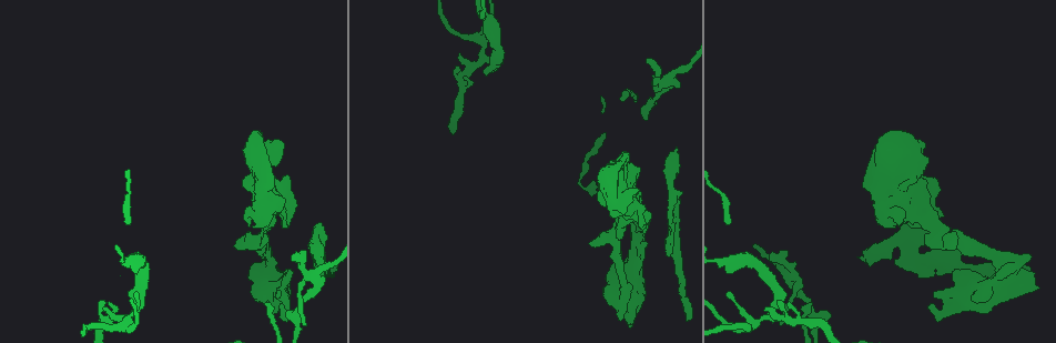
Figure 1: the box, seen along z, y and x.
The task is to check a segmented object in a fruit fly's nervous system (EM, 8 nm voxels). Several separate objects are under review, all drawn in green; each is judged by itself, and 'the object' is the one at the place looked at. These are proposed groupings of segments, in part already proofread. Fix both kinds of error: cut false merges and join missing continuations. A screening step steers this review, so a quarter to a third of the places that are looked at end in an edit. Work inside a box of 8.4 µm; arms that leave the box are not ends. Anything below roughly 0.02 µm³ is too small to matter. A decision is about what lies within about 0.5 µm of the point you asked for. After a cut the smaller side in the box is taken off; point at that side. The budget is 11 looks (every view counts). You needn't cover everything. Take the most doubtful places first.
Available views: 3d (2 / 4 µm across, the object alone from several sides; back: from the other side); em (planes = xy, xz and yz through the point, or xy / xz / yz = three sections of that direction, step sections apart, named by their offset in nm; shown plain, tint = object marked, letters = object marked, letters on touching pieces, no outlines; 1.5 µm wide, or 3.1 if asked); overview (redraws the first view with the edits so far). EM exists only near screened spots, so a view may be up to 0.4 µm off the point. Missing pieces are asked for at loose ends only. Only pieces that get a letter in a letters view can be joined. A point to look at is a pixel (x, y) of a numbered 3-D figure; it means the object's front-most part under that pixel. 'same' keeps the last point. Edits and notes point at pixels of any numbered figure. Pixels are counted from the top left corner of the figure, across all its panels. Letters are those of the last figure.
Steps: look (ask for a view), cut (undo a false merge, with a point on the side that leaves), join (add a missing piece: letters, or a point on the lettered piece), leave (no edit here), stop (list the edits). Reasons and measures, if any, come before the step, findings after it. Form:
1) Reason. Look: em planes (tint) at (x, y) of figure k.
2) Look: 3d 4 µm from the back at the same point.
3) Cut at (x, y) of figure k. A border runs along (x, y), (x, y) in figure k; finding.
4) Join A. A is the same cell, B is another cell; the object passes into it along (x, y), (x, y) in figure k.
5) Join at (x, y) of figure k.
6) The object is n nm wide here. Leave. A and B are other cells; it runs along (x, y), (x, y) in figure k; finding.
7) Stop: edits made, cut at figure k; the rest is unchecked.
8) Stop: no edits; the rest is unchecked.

An open end. Look: em xz step 4 (letters) at (292, 258) of figure 1.

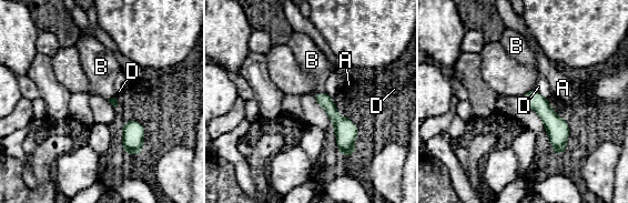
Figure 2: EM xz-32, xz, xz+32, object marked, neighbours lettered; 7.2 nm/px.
Another direction. Look: em planes (letters) at the same point.

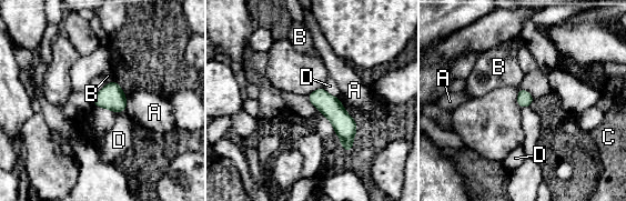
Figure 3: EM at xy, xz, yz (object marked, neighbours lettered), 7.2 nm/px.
Leave. A, B, C and D are other cells; it runs along (313, 94), (344, 124), (350, 146) in figure 3; no lettered piece goes on from it.

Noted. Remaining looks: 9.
An open end. Look: em planes (letters) at (678, 149) of figure 1.

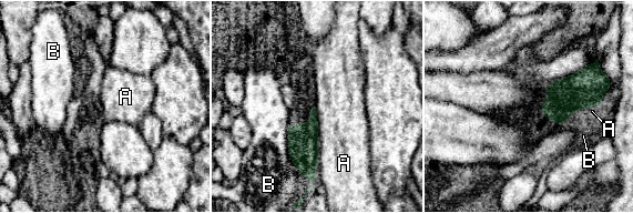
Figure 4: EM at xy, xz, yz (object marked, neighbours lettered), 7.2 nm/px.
Leave. A and B are other cells; a border runs along (316, 107), (317, 165), (314, 179) in figure 4; no lettered piece goes on from it.

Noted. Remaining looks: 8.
Look: 3d 4 µm at (956, 248) of figure 1.

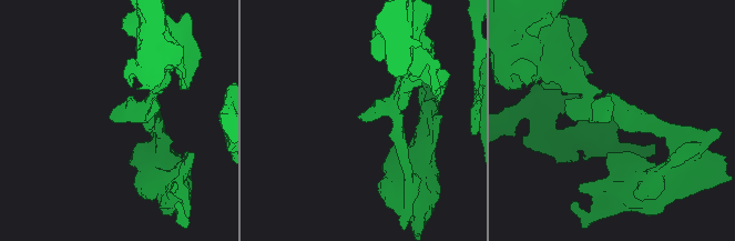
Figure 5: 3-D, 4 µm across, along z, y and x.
Need the tissue. Look: em xy step 8 (tint) at (112, 120) of figure 5.

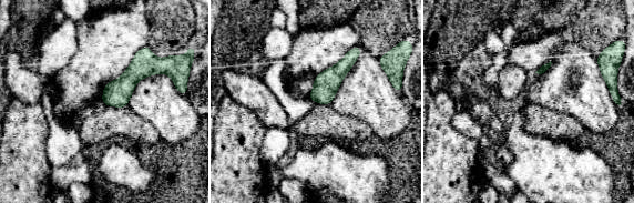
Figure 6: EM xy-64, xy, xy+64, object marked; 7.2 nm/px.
Look: em planes (letters) at the same point.

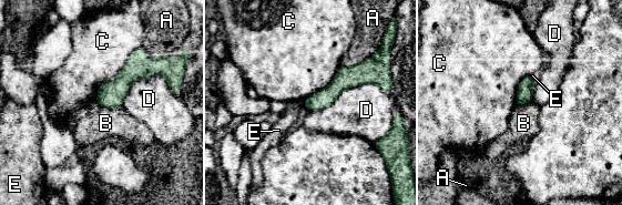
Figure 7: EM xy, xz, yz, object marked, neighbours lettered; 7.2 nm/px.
The object is 110 nm wide here. Leave. A, B, C, D and E are other cells; it runs along (375, 79), (345, 78), (307, 104) in figure 7; none of them fits.

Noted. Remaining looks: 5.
Thick end. Look: em yz step 4 (tint) at (284, 175) of figure 1.

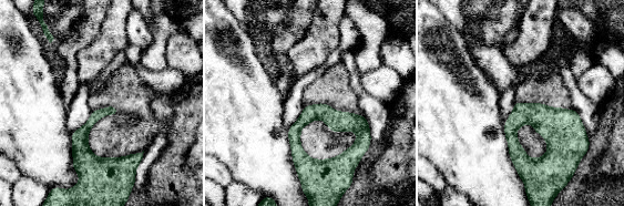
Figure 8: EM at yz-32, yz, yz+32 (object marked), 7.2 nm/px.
Look: em planes (letters) at the same point.

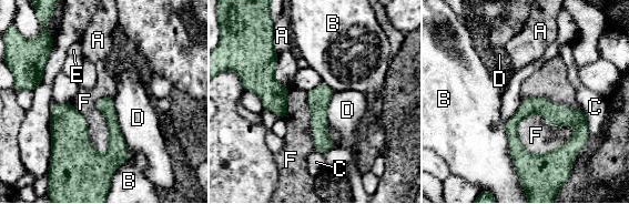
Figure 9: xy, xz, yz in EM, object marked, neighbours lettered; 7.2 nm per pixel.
Leave. A, B, C, D, E and F are other cells; it runs along (508, 126), (546, 108), (585, 131) in figure 9; no lettered piece goes on from it.

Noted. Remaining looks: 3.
Stop: no edits; the rest is unchecked.

